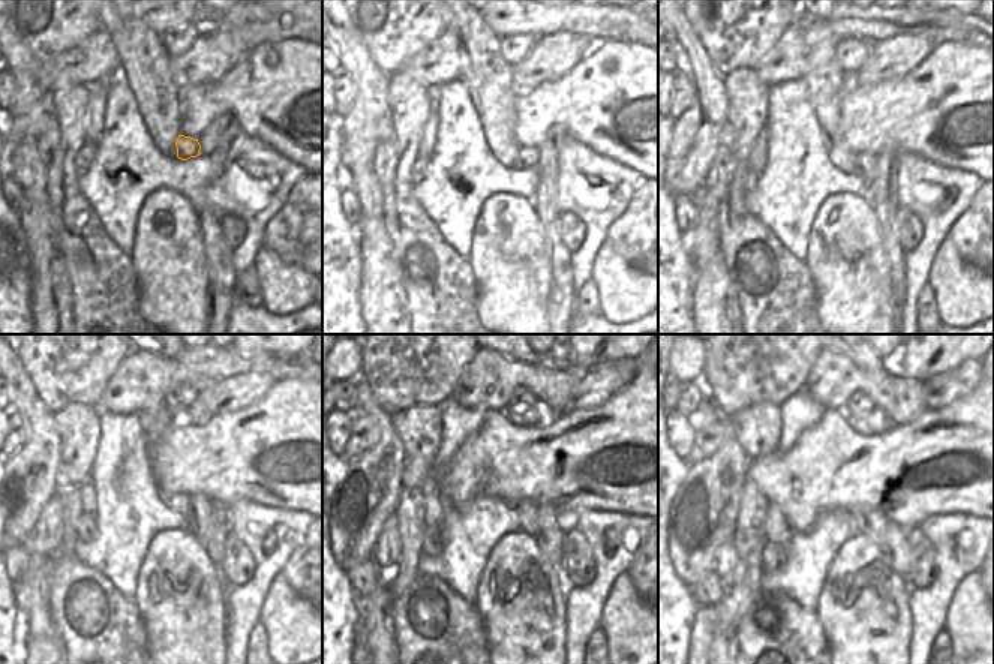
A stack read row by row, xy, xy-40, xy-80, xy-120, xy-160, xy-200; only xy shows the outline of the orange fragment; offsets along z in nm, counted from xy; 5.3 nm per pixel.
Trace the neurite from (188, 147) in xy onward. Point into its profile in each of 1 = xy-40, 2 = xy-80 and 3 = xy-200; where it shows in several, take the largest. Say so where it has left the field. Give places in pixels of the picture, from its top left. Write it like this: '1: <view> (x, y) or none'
1: xy-40 (528, 158)
2: xy-80 (867, 164)
3: xy-200 (895, 549)

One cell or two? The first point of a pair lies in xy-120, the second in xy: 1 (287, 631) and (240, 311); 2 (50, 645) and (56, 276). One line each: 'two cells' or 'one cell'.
1: two cells
2: one cell

